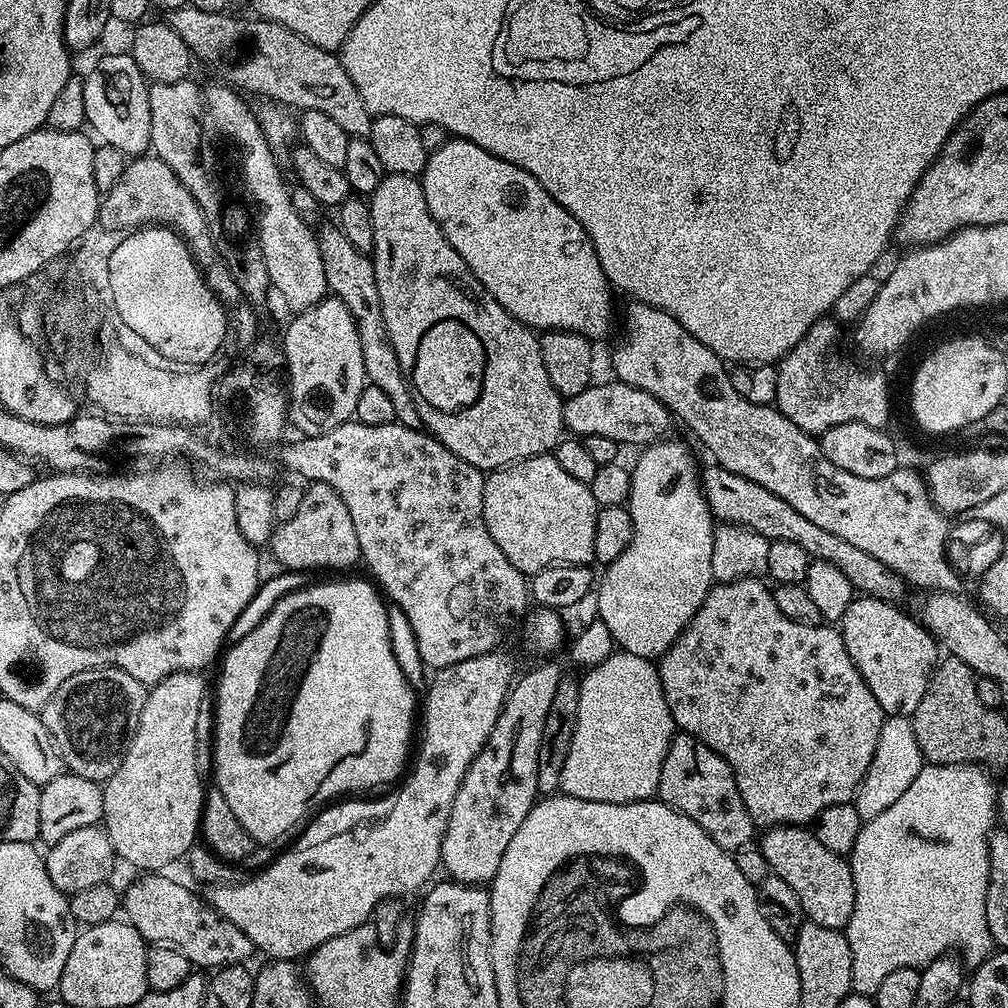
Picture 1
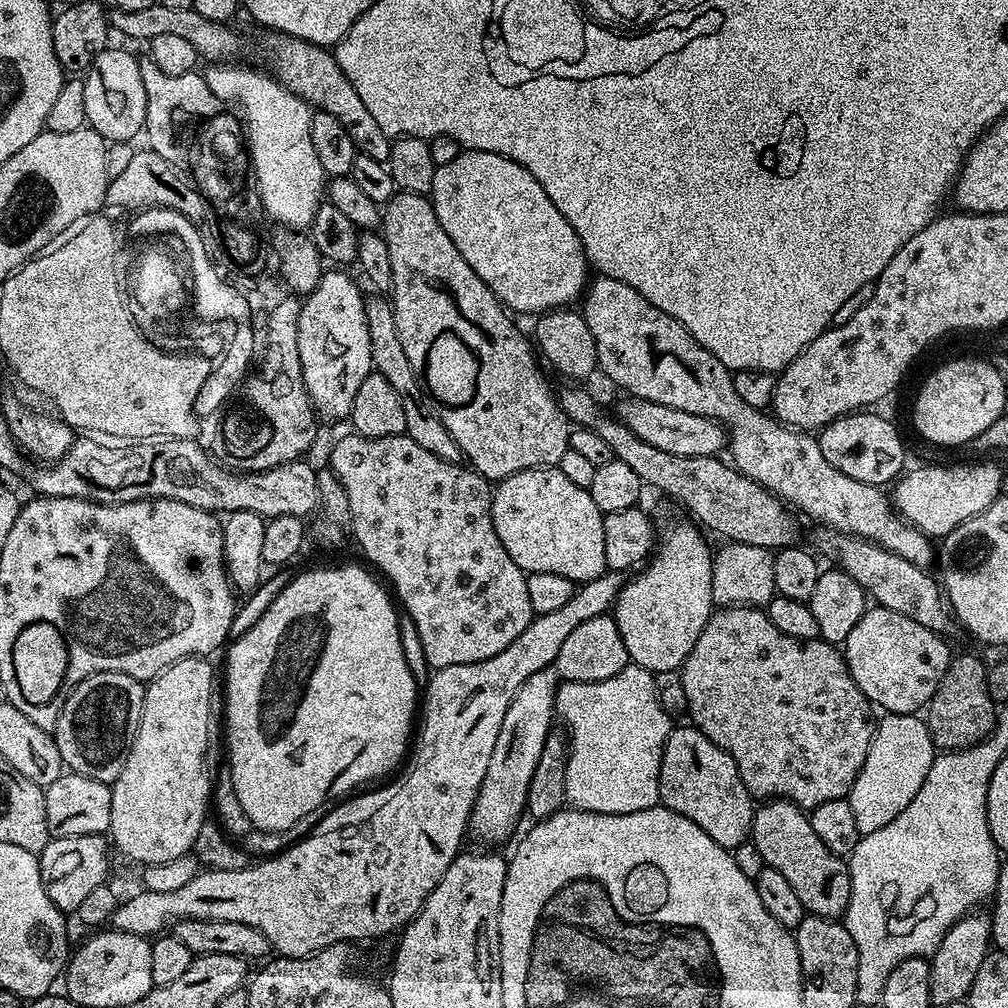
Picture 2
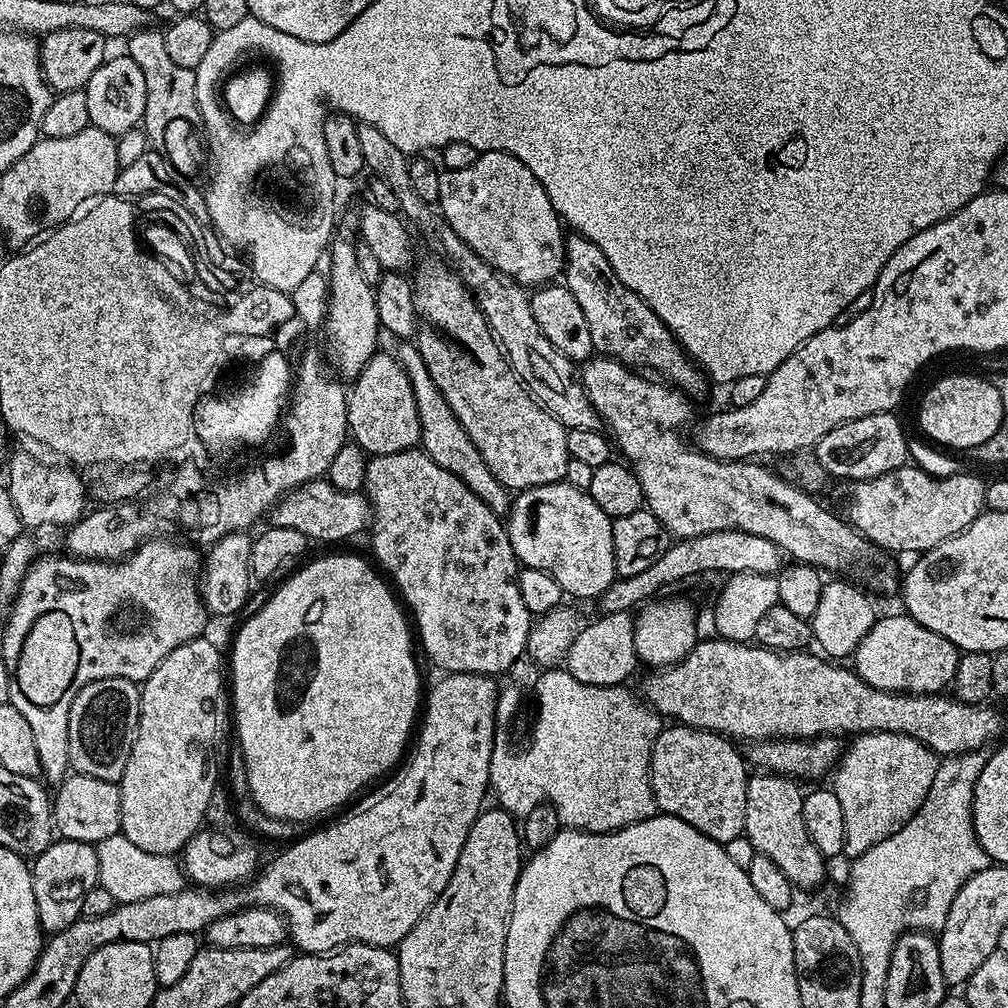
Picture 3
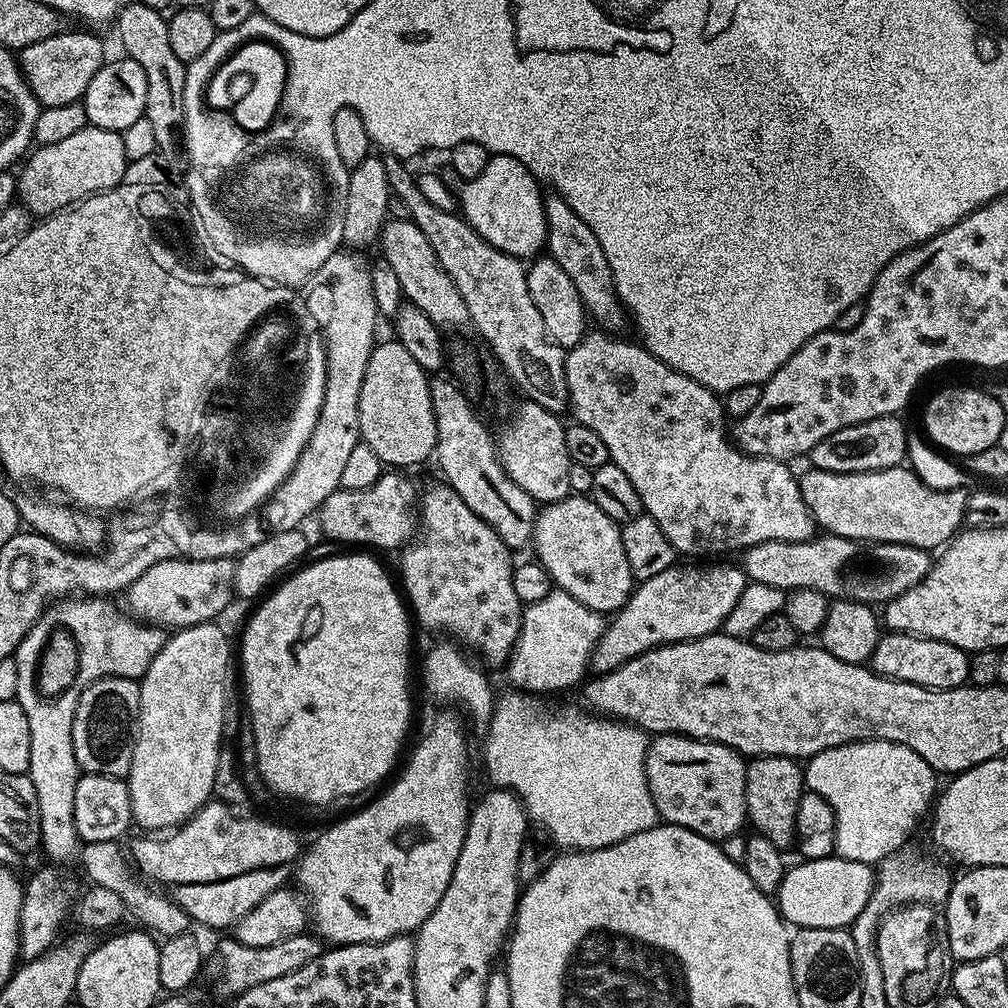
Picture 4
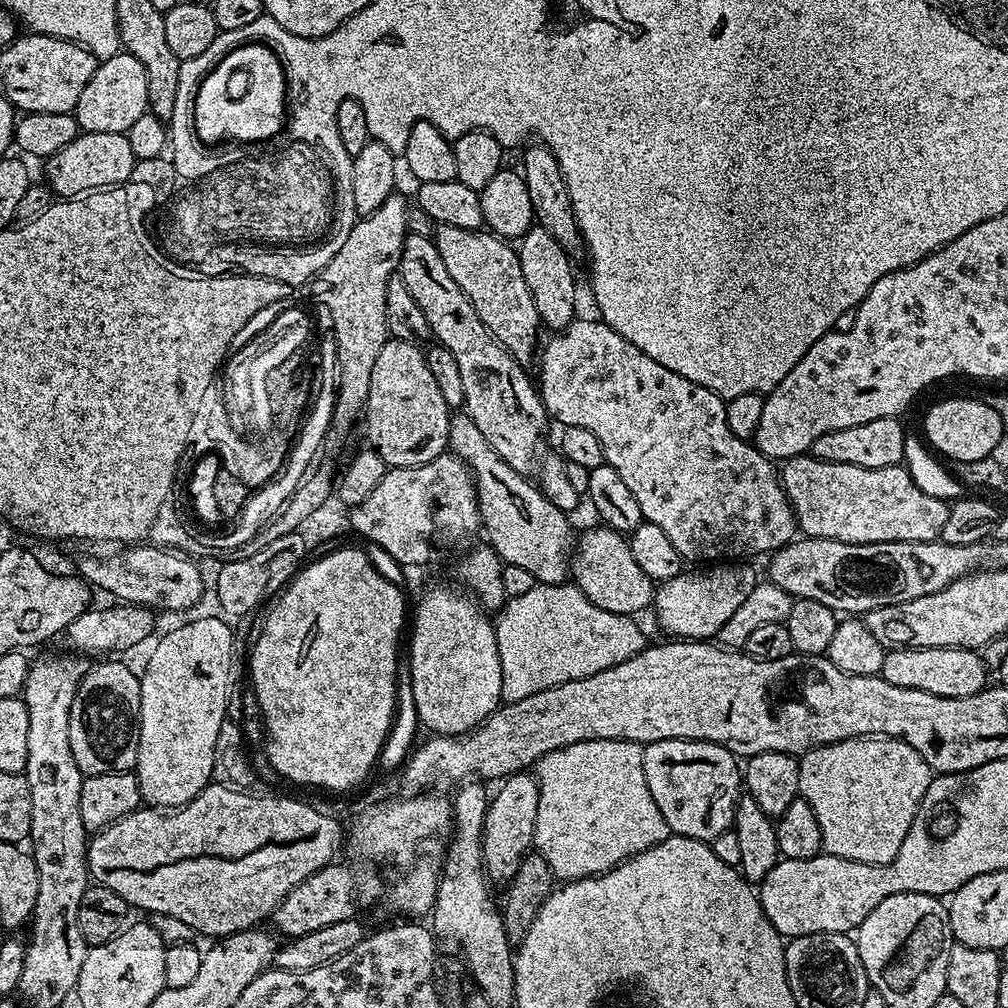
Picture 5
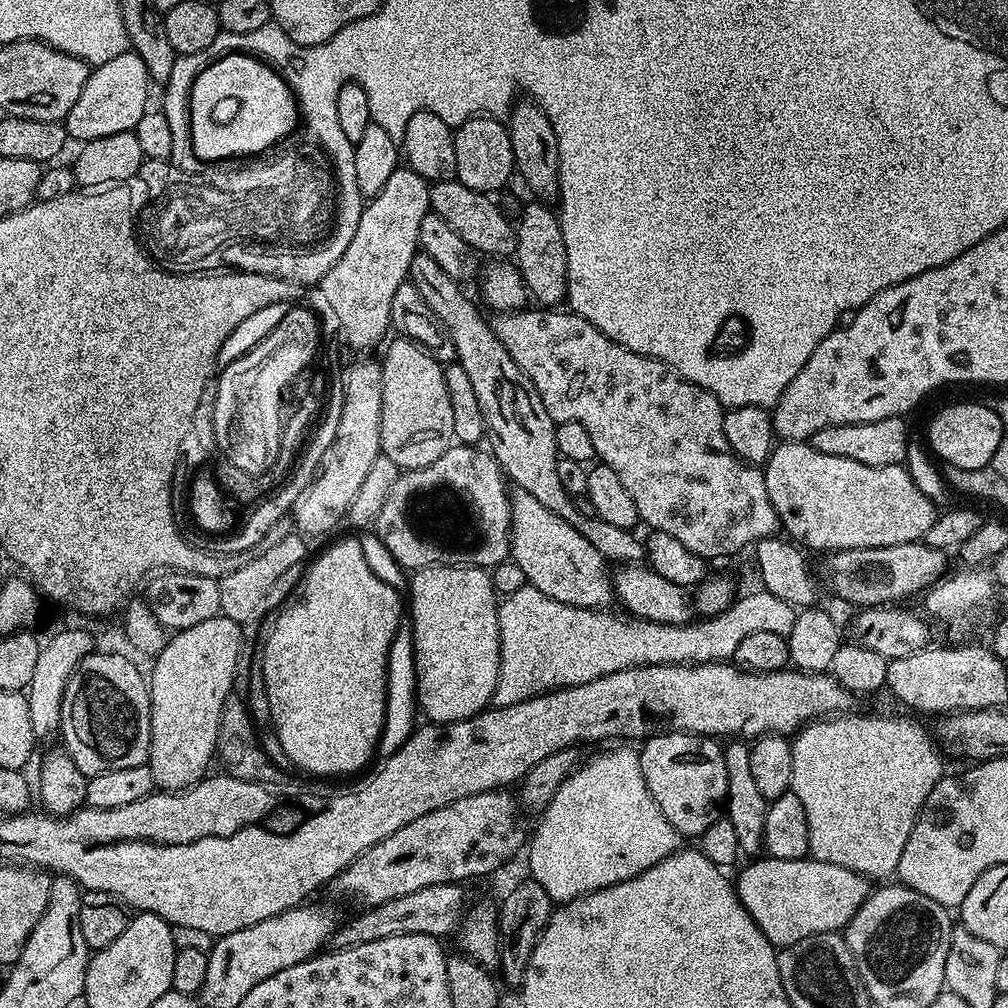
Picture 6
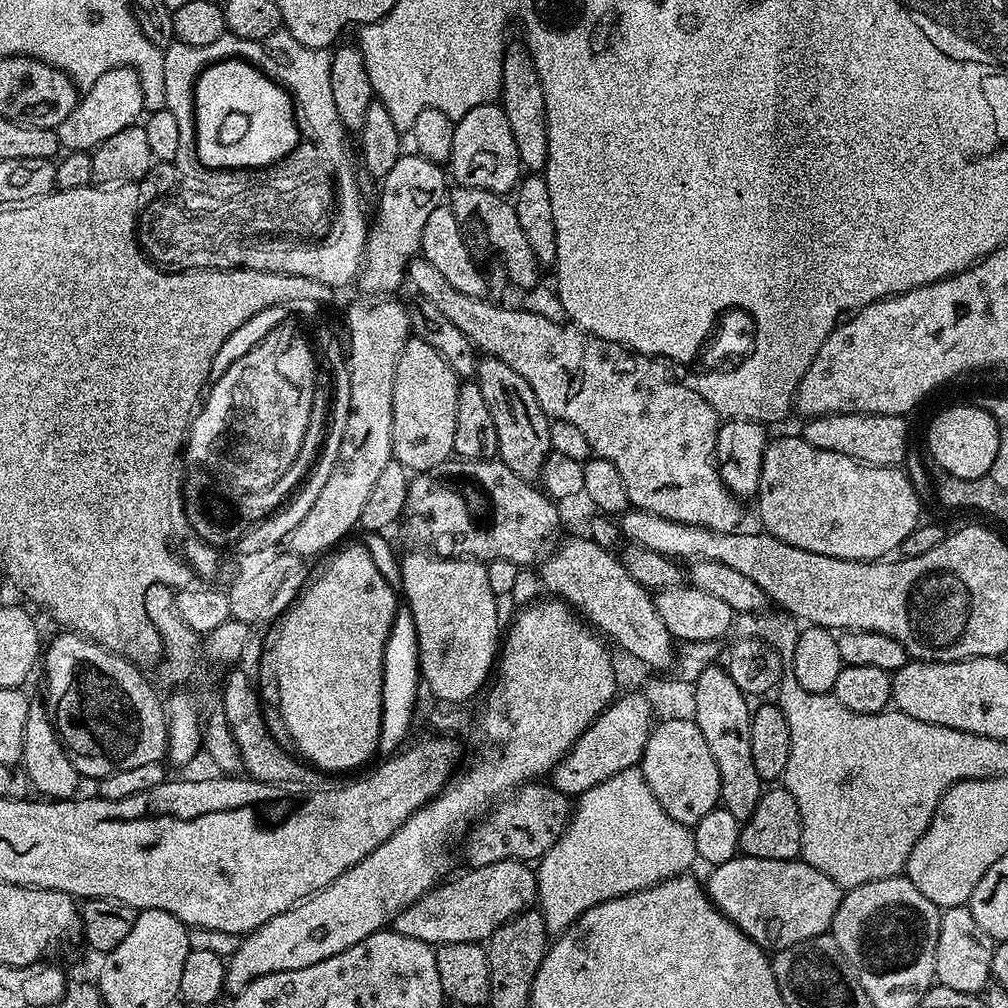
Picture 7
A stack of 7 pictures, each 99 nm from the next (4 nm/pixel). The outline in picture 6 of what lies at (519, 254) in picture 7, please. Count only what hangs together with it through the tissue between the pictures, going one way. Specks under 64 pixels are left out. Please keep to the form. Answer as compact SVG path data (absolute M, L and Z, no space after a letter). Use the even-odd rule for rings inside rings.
M458 179L438 181L429 187L431 211L444 219L458 233L458 238L466 242L473 252L483 254L488 258L508 258L516 250L516 229L513 221L504 217L504 212L495 204L493 197L487 192L470 190Z

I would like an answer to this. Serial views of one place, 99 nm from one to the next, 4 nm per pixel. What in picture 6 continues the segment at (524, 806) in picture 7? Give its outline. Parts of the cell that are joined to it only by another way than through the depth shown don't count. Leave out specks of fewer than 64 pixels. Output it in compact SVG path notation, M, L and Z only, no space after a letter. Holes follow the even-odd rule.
M506 790L495 792L479 792L466 798L458 798L438 810L430 810L430 814L422 814L422 818L414 818L402 830L394 830L390 838L382 838L370 850L366 850L350 866L346 866L331 881L333 888L340 896L348 900L357 900L360 906L373 908L382 902L390 902L390 898L402 898L402 894L414 894L414 890L422 890L435 884L463 885L464 880L472 880L475 876L488 876L499 864L506 863L519 851L523 851L528 840L517 799Z

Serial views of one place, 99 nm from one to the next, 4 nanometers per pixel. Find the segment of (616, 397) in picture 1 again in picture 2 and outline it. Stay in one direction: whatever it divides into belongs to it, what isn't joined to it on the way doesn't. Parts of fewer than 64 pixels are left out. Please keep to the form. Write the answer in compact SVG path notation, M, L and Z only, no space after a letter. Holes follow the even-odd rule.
M624 398L616 408L615 415L642 442L666 450L675 456L720 456L726 448L726 429L710 418L698 414L686 414L686 410L674 410L674 406L662 406L658 402Z

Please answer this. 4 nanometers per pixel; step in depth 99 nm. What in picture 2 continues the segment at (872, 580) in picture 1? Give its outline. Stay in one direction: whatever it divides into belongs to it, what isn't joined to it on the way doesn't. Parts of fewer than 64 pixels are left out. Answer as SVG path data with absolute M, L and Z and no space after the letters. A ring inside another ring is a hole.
M564 387L568 388L559 389L558 399L560 408L567 414L569 421L581 428L594 430L594 434L600 435L610 445L615 459L626 462L626 466L630 466L630 470L634 470L634 474L638 474L638 478L647 487L649 484L650 487L673 496L690 515L697 516L692 518L699 521L709 533L717 532L718 535L725 536L725 541L734 544L771 550L790 548L797 543L797 517L779 496L772 495L758 481L742 475L731 463L723 464L720 456L666 454L666 450L658 450L658 446L642 442L642 438L635 436L619 419L611 415L604 416L599 402L584 389L587 387Z

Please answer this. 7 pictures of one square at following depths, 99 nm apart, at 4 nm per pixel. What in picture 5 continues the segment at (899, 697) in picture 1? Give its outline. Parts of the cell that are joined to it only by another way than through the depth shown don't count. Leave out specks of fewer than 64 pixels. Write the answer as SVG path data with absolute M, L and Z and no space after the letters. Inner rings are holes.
M892 648L885 651L880 675L894 686L926 690L942 698L962 698L978 694L989 683L989 669L984 667L979 651L971 648Z

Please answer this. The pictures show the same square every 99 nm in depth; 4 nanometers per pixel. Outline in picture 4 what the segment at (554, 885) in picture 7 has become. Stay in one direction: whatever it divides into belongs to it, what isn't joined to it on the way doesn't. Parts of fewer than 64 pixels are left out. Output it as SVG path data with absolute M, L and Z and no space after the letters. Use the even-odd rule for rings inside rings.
M509 690L504 697L495 701L492 709L492 718L486 725L488 737L484 740L484 768L488 771L491 782L497 788L507 788L509 792L516 793L524 804L524 811L533 825L539 826L543 831L551 834L552 840L564 850L574 852L589 852L606 846L614 846L634 834L642 834L642 830L650 830L658 823L658 813L654 806L654 798L650 794L650 786L646 778L646 758L648 757L649 733L634 724L623 720L613 720L607 716L584 712L547 712L539 695L529 694L521 690Z

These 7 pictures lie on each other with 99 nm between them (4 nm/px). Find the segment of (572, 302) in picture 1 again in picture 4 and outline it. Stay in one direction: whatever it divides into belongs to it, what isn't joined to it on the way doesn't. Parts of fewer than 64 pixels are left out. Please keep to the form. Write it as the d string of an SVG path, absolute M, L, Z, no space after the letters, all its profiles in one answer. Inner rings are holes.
M503 154L491 157L478 178L463 181L458 188L458 212L490 246L524 262L545 251L548 231L544 213L541 181L532 175L518 158ZM528 256L528 257L527 257Z

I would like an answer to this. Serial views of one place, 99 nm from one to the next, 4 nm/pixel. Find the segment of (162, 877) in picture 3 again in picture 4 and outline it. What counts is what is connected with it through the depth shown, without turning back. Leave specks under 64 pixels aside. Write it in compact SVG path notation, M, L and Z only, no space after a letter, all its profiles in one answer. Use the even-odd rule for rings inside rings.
M112 841L88 843L81 847L78 858L89 878L88 882L91 885L103 886L106 890L111 890L114 894L117 894L124 904L125 911L131 917L133 915L141 923L139 924L141 927L153 933L158 932L162 934L161 937L177 936L180 933L189 931L192 924L189 914L183 908L177 907L163 893L151 892L151 890L154 890L145 881L135 876L126 860L124 862L119 853L120 846L117 841Z

